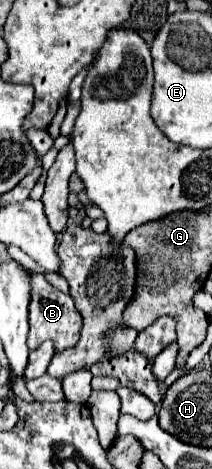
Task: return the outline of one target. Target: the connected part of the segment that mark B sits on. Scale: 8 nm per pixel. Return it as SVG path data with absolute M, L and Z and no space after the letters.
M30 271L30 307L28 307L28 315L30 315L30 331L28 331L28 349L36 349L42 341L52 339L56 343L56 351L64 351L68 347L74 347L80 339L80 329L82 329L82 315L76 311L74 301L70 295L60 293L58 289L54 289L44 275Z

